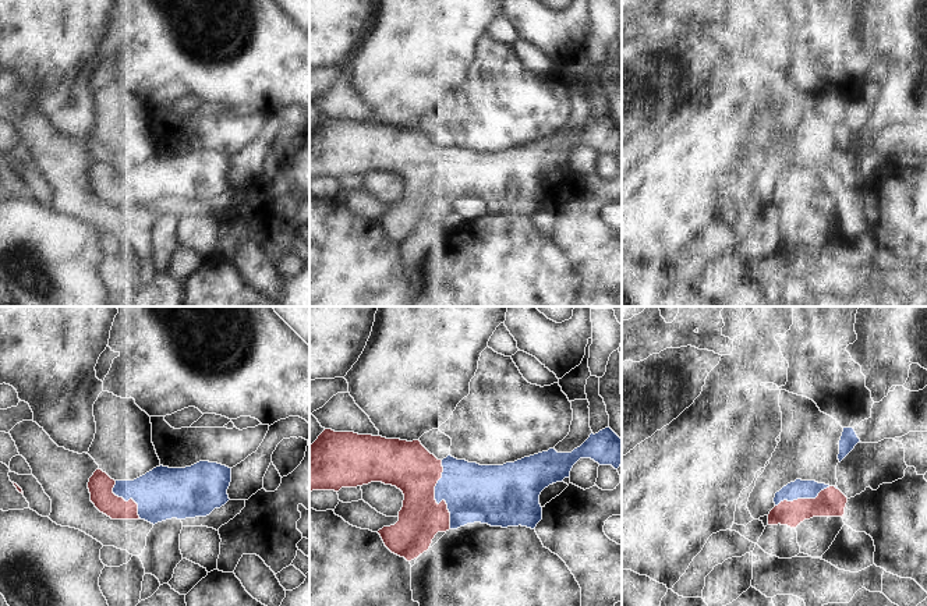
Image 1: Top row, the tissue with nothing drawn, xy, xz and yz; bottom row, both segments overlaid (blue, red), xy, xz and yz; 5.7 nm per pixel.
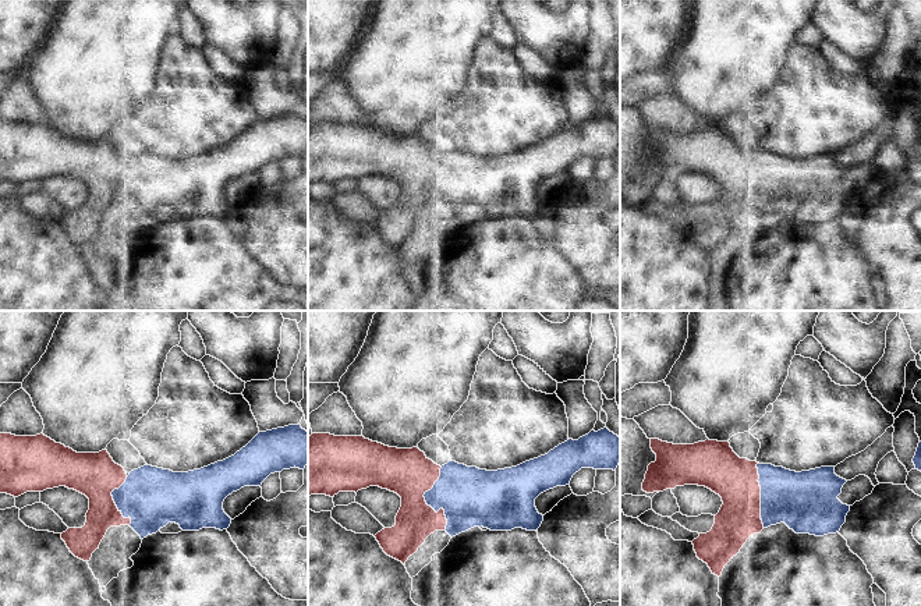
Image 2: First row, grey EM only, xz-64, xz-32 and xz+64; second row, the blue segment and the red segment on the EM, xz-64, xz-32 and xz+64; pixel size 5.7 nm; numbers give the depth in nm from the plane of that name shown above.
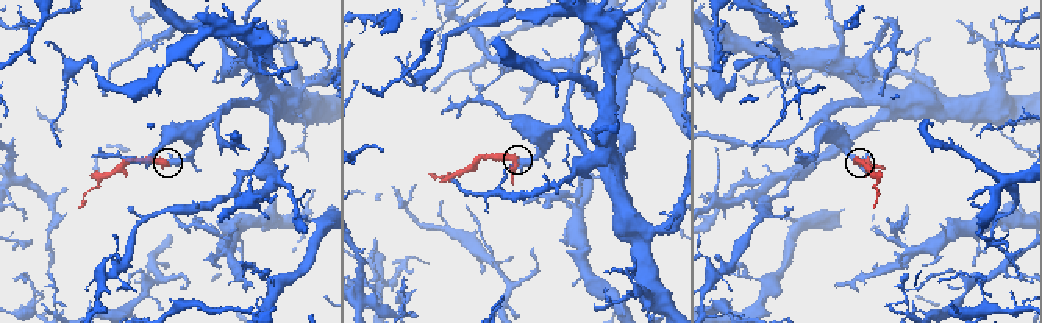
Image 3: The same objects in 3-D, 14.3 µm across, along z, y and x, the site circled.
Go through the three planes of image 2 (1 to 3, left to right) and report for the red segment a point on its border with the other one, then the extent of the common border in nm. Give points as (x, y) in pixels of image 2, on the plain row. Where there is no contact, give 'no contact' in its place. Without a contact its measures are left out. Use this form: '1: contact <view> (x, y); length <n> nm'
1: contact xz-64 (114, 190); length 280 nm
2: contact xz-32 (427, 191); length 360 nm
3: contact xz+64 (761, 183); length 380 nm

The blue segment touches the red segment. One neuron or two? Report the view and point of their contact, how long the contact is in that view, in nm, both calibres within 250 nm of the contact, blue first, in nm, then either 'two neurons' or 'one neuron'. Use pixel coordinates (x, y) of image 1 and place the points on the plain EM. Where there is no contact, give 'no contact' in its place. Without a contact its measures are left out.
xz (435, 187) | 400 nm | 340/280 nm | one neuron

